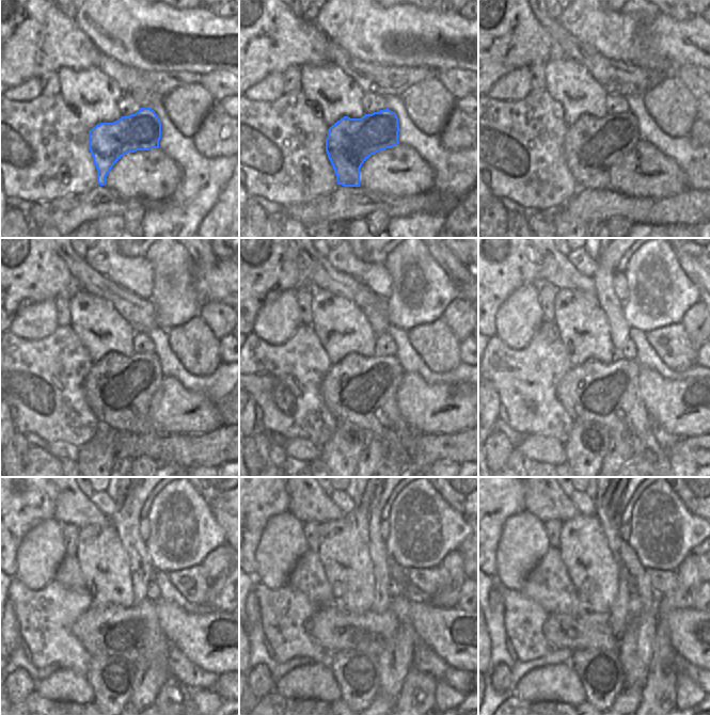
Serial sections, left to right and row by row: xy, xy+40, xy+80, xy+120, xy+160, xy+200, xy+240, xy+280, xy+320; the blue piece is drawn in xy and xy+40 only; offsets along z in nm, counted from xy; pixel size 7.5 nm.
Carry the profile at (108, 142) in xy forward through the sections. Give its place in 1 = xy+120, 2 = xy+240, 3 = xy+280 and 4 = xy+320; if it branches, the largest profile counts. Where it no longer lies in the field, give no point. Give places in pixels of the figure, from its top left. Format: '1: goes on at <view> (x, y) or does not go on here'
1: goes on at xy+120 (116, 386)
2: goes on at xy+240 (104, 630)
3: goes on at xy+280 (334, 631)
4: goes on at xy+320 (562, 631)

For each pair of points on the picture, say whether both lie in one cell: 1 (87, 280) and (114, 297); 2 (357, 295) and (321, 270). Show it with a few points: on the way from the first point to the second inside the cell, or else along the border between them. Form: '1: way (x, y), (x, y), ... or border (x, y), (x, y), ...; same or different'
1: way (93, 282), (108, 290); same
2: way (348, 287), (330, 279); same

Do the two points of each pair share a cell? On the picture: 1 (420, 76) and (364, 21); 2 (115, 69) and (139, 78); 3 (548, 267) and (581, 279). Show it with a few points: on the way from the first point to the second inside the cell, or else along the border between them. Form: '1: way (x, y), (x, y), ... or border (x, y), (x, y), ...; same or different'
1: border (385, 64), (393, 66), (422, 66), (435, 73); different
2: way (121, 74), (127, 78), (133, 78); same
3: way (556, 270), (565, 276), (572, 279); same

